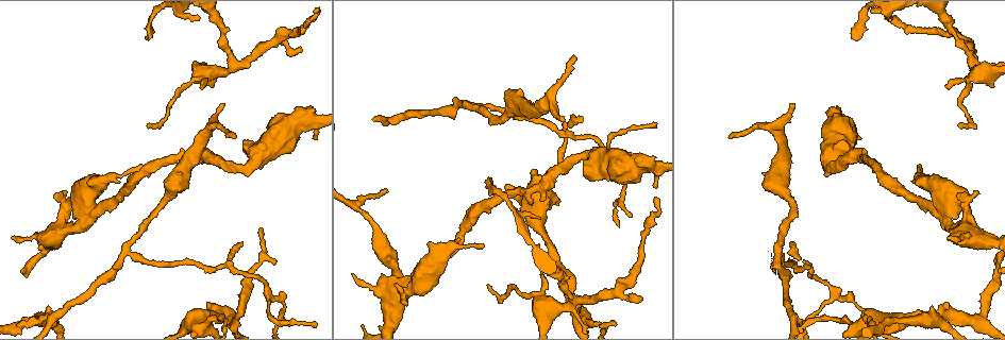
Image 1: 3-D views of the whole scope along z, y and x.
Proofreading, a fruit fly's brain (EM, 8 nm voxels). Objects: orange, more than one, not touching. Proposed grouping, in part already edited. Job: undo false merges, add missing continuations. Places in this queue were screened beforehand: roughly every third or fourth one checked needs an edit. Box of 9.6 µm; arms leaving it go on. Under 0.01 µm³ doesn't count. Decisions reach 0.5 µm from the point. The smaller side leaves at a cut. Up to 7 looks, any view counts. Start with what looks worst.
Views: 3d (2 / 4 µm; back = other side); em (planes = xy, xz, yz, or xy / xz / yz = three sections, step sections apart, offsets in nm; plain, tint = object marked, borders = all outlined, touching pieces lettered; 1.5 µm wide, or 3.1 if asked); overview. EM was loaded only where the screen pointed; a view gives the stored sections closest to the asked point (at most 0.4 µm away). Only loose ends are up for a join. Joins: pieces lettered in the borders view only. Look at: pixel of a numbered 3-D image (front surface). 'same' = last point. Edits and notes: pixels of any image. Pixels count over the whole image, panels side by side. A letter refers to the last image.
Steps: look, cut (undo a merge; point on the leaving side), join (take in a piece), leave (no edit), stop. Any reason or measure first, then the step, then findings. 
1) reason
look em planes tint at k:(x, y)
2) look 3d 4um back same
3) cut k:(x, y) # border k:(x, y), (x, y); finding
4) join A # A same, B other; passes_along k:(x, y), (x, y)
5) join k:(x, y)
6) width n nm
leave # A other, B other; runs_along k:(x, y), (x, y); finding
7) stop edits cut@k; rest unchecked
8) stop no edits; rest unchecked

branch stops here
look 3d 4um at 1:(533, 202)

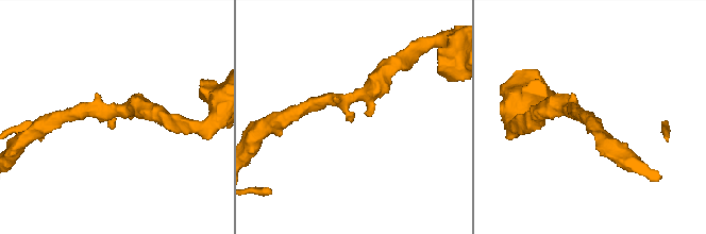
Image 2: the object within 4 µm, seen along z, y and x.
arm_widths 220, 260 nm
look em planes borders at 2:(351, 121)

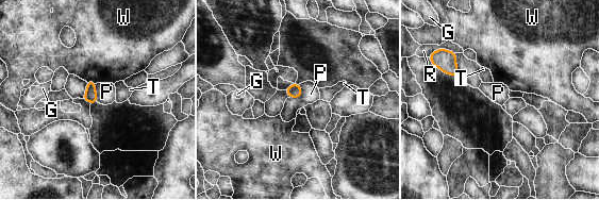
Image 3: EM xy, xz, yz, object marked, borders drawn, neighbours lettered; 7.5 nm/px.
leave # G other, P other, R other, T other, W other; border 3:(299, 84), (301, 95), (289, 98); none of them fits

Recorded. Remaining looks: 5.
an open end
look em xz step 4 borders at 1:(198, 16)

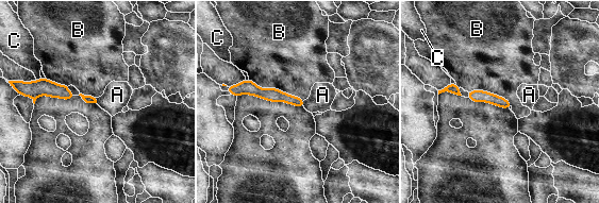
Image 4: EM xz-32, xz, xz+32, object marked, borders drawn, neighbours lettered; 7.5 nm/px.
leave # A other, B other, C other; none of them fits

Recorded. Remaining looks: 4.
three arms meet
look em xz step 4 tint at 1:(268, 294)

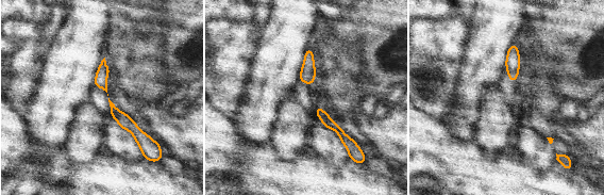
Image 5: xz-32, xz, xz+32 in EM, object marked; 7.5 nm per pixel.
look em planes borders same

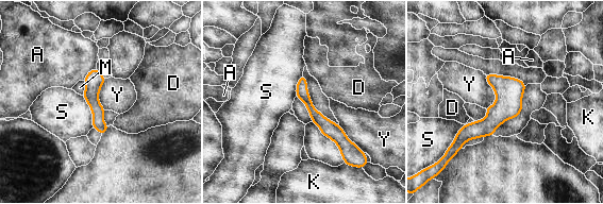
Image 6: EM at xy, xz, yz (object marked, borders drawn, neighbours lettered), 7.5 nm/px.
leave # A other, D other, K other, M other, S other, Y other; border 6:(484, 74), (495, 92), (486, 108); continuous, no second neuron

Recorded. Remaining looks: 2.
stop no edits; rest unchecked

